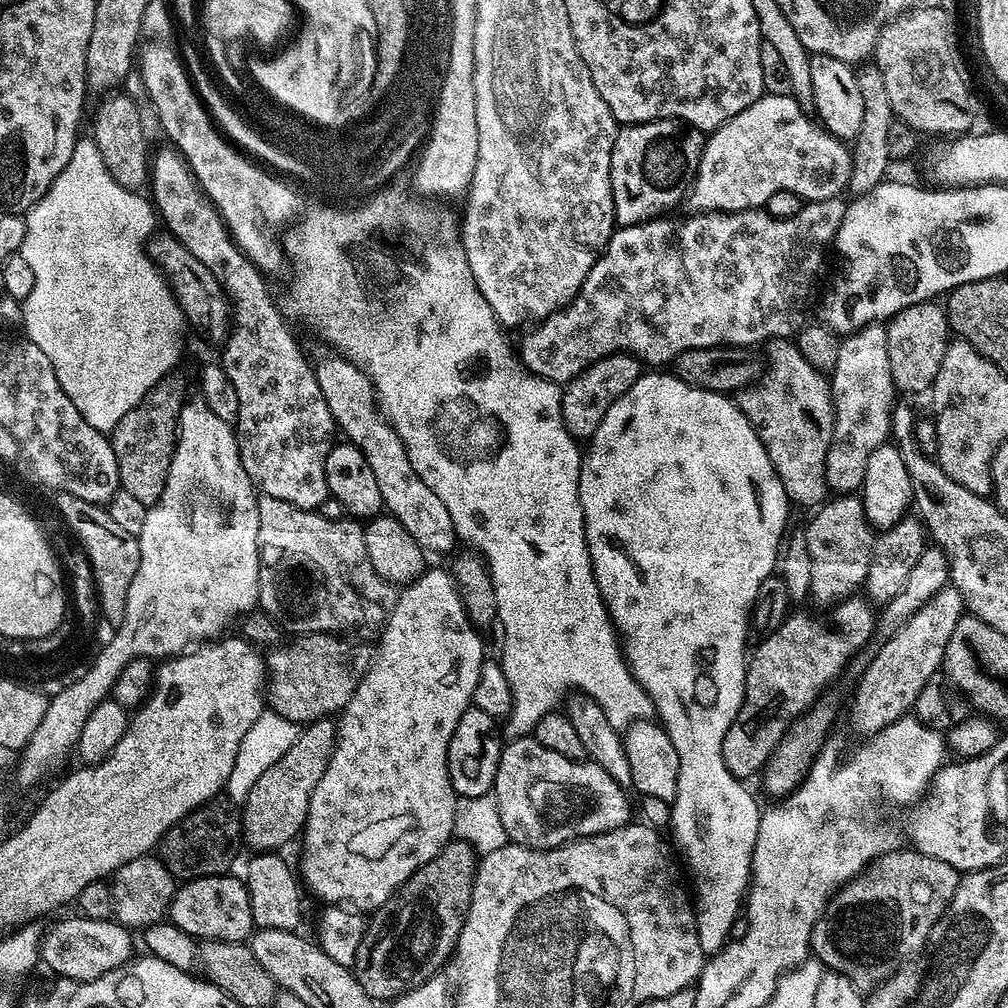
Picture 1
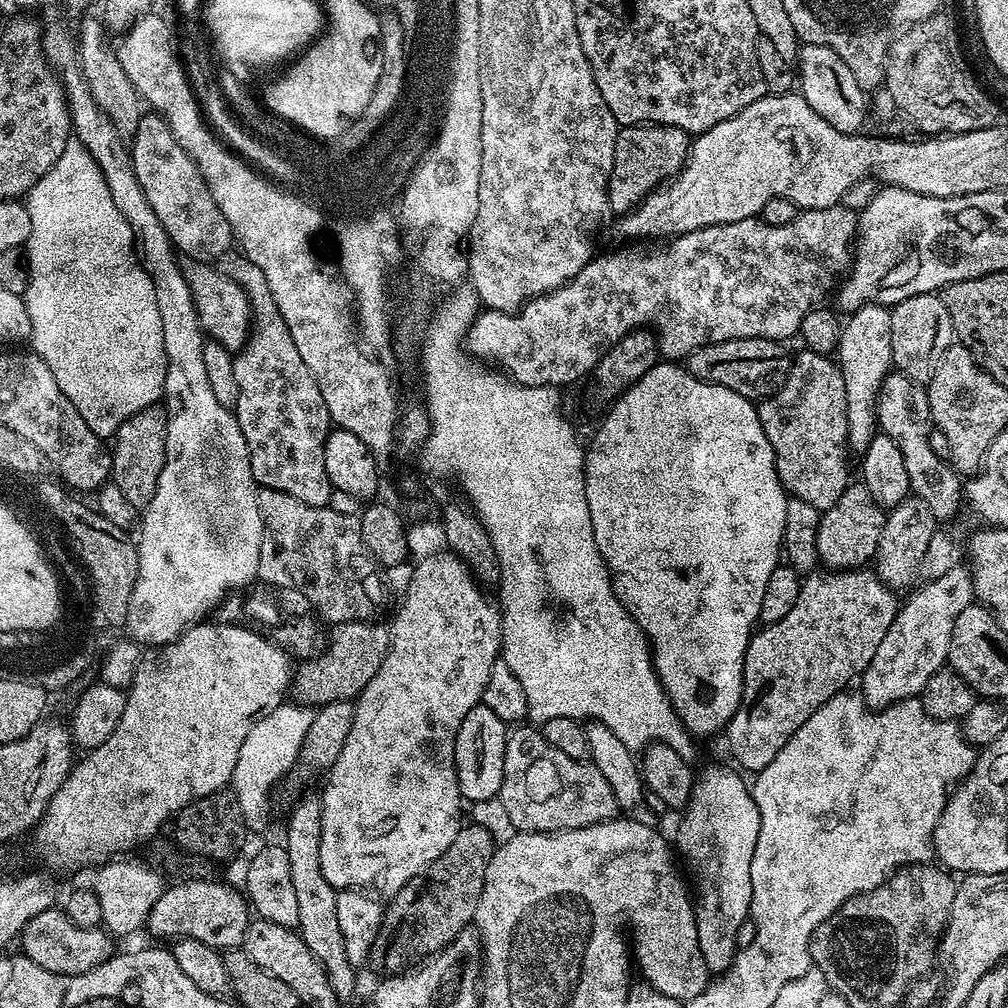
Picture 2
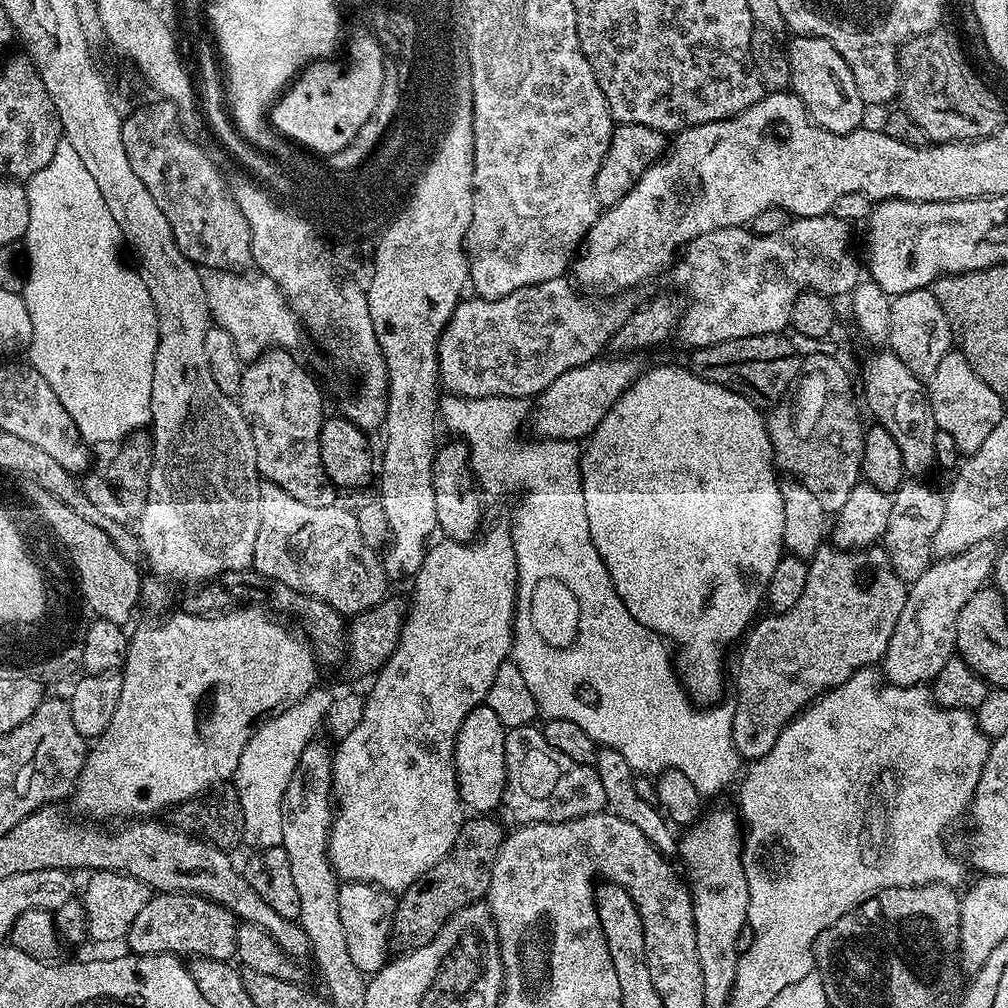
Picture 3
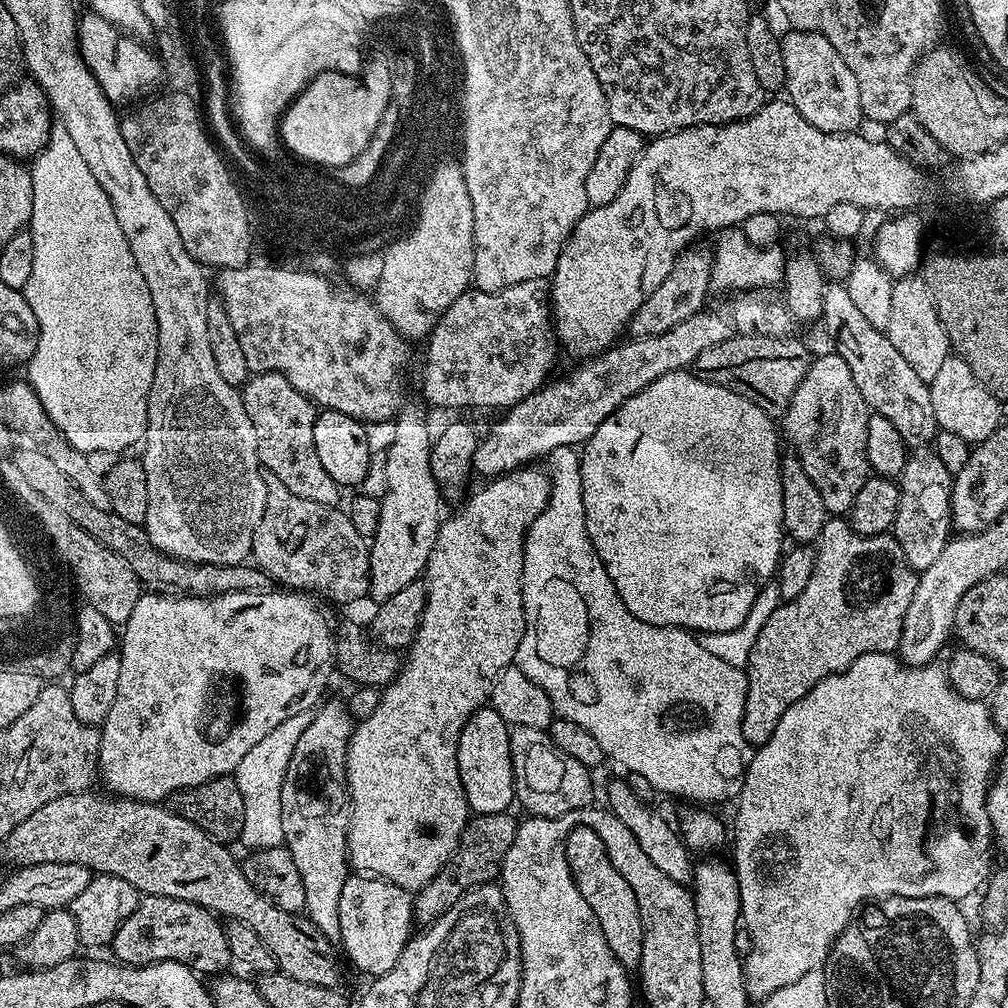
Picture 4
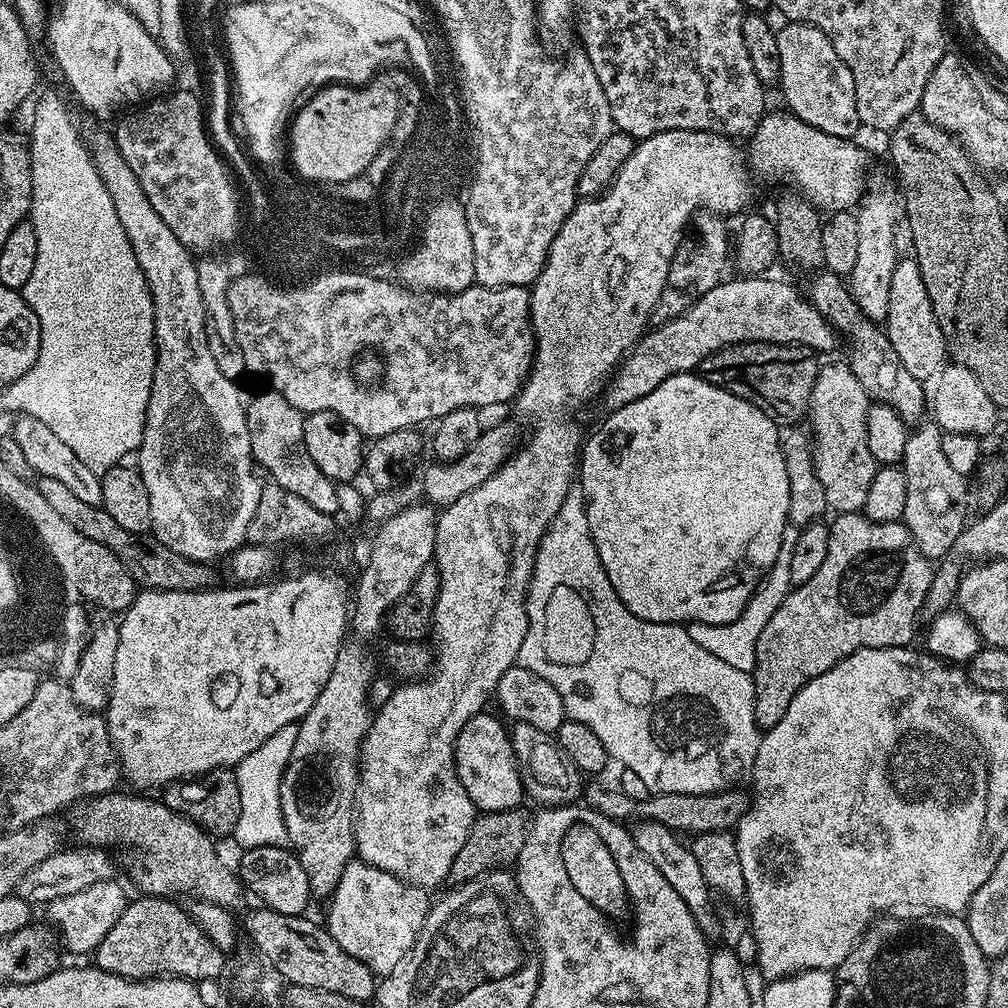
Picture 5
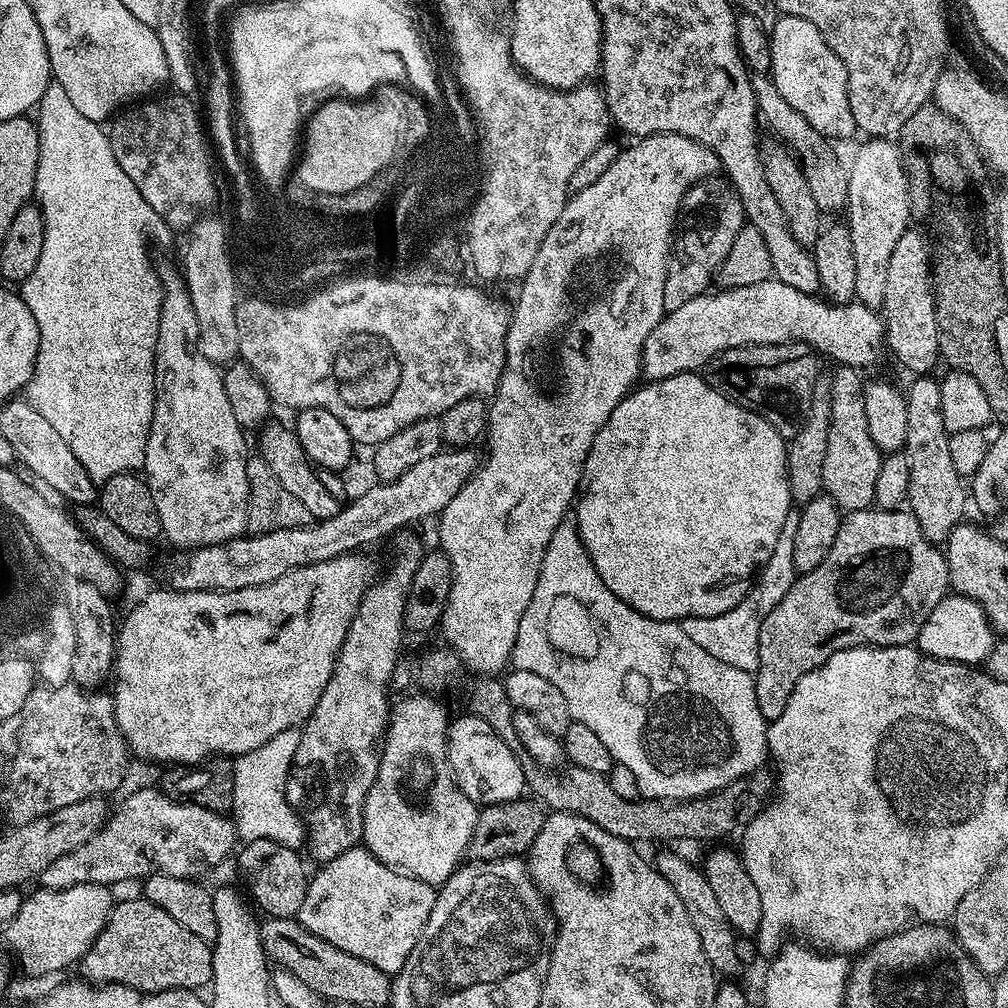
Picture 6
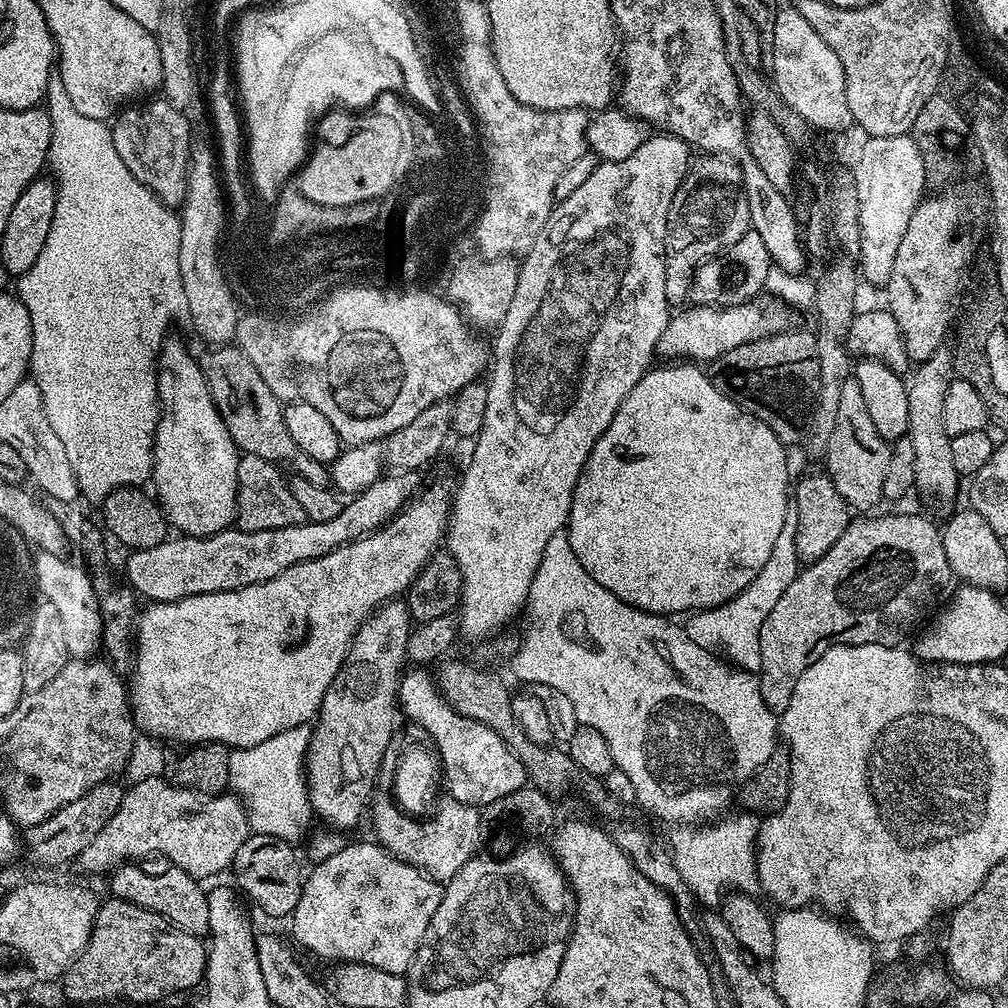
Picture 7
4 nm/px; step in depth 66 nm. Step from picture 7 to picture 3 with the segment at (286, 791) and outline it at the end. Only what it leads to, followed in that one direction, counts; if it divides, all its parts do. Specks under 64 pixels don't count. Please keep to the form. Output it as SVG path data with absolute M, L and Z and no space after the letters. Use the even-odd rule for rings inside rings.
M317 686L305 700L299 700L294 706L269 716L246 742L246 750L242 750L242 758L238 758L234 787L244 815L242 840L252 850L281 847L282 802L286 786L290 786L294 778L302 750L317 739L316 731L321 731L333 699L333 693L328 693L323 686Z

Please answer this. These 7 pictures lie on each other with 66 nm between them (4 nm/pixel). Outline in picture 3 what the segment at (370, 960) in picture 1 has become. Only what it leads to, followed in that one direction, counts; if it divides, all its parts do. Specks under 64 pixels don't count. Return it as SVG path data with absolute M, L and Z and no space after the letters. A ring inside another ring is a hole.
M476 814L465 819L452 851L446 854L426 874L422 874L405 890L398 900L396 922L392 929L392 940L400 950L411 950L426 946L442 930L442 926L458 910L468 904L483 901L488 895L490 878L498 850L506 835L498 821L491 815Z

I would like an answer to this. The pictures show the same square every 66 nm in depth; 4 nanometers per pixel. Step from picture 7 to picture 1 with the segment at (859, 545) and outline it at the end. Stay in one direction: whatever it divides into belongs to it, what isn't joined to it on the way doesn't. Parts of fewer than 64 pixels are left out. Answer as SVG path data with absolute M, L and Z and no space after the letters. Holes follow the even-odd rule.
M863 595L847 596L825 612L828 612L825 616L816 617L793 611L778 630L765 635L761 639L765 640L751 649L746 660L742 706L722 742L726 770L738 779L747 781L755 772L763 773L764 765L792 722L827 693L824 691L843 674L844 668L846 672L852 661L865 651L868 640L870 644L876 635L878 612L873 601Z

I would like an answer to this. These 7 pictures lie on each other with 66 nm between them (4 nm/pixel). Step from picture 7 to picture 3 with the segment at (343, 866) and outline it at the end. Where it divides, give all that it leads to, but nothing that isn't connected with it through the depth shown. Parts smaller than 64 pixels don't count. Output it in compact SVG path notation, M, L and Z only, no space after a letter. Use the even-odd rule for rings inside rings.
M341 883L338 918L342 918L342 931L346 934L346 947L350 950L350 959L354 961L354 966L358 966L360 972L371 974L388 963L388 944L390 948L397 911L398 900L393 893L370 884Z

